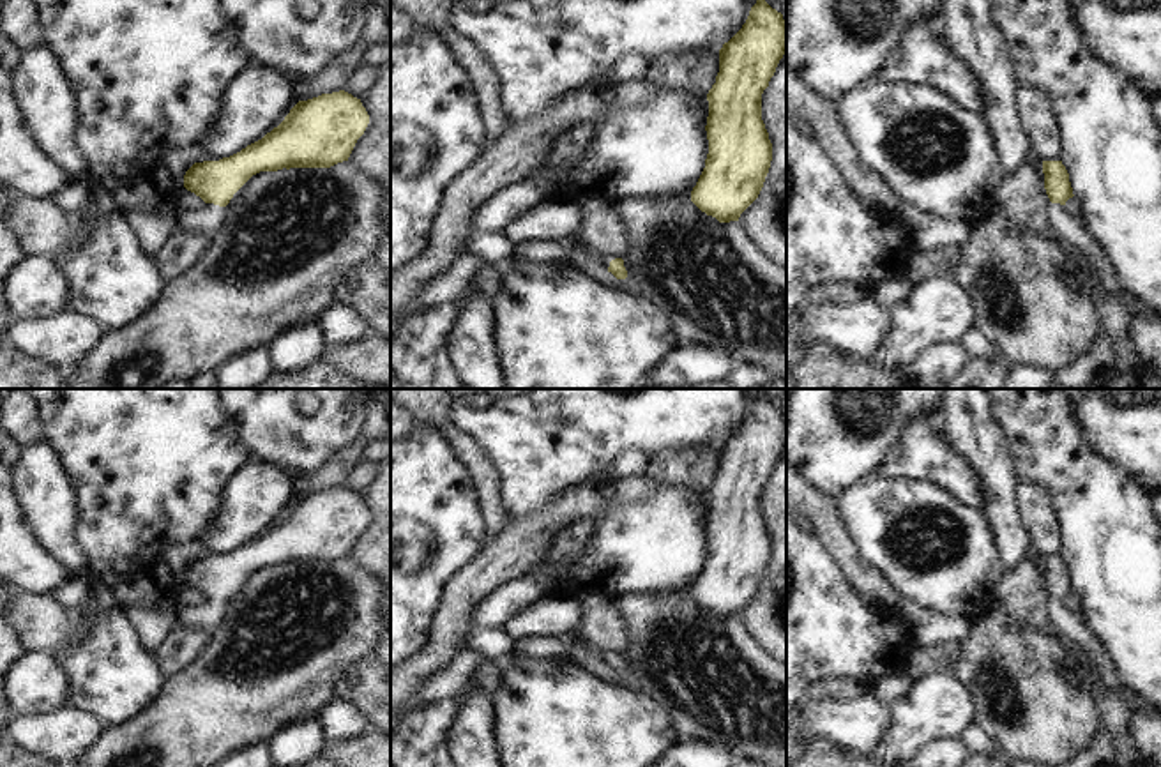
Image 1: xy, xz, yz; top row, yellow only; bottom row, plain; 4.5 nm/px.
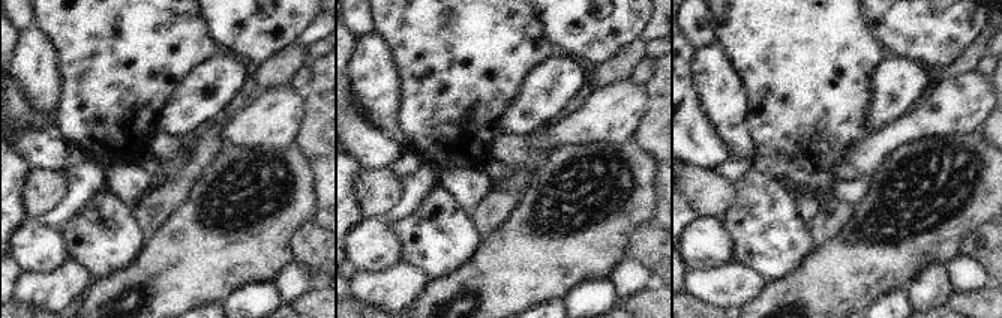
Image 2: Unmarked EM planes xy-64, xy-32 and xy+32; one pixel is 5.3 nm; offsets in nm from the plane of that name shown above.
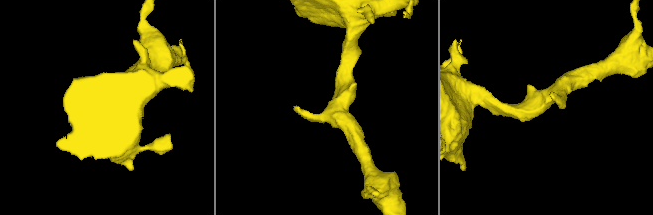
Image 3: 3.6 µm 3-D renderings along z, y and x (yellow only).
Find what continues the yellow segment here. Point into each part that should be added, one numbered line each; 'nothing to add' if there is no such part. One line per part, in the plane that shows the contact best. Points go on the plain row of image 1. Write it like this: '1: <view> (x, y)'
1: xy (207, 615)

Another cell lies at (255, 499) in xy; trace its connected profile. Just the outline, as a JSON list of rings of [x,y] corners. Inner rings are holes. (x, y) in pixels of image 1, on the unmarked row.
[[[253,459],[219,493],[219,509],[201,527],[198,544],[207,557],[230,553],[277,523],[297,498],[292,475]]]

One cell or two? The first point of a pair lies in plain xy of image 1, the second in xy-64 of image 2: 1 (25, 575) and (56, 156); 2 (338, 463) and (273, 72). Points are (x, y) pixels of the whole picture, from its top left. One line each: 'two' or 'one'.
1: one
2: one

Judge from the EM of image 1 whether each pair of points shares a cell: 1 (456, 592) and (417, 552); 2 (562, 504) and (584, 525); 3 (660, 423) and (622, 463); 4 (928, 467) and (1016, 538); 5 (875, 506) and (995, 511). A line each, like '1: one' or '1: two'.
1: two
2: two
3: two
4: two
5: two

